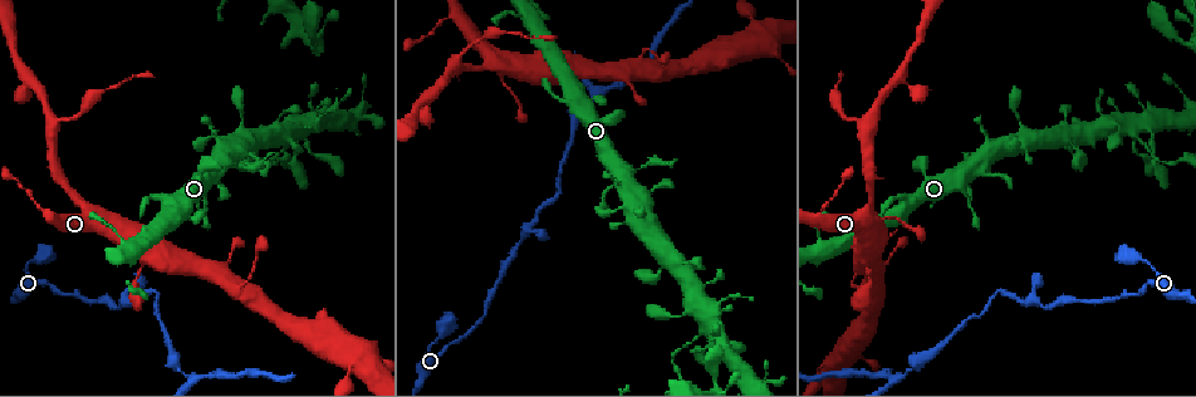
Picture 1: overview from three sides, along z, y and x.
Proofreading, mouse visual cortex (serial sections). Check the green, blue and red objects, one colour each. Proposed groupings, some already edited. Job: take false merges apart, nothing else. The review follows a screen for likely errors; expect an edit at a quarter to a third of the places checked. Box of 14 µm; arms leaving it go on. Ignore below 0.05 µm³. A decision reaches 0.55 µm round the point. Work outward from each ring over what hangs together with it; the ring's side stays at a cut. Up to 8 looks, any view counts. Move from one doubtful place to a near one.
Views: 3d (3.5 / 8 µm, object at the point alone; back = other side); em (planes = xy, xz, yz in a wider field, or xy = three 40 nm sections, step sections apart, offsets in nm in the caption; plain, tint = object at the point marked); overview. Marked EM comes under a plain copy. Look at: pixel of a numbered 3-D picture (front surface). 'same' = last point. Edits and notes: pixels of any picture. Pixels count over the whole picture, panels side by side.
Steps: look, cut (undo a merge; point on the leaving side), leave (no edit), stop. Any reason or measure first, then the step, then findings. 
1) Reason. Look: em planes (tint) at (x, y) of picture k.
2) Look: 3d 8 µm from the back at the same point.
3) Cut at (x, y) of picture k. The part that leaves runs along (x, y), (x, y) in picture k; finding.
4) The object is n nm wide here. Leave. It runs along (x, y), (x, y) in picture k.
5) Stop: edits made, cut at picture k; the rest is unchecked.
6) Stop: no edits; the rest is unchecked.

Abrupt turn. Look: 3d 3.5 µm at (554, 197) of picture 1.

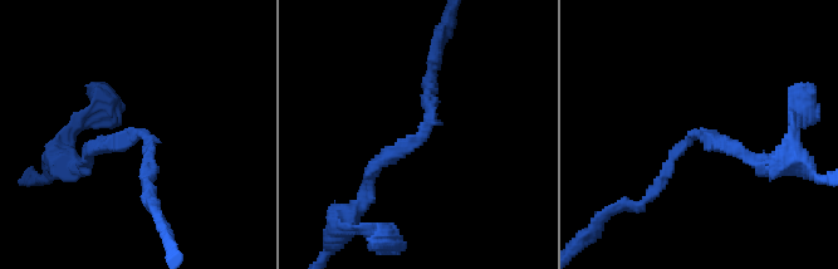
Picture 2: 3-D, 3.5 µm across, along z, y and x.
The arms are 150, 200 nm wide; now the EM. Look: em xy step 3 (tint) at (698, 131) of picture 2.

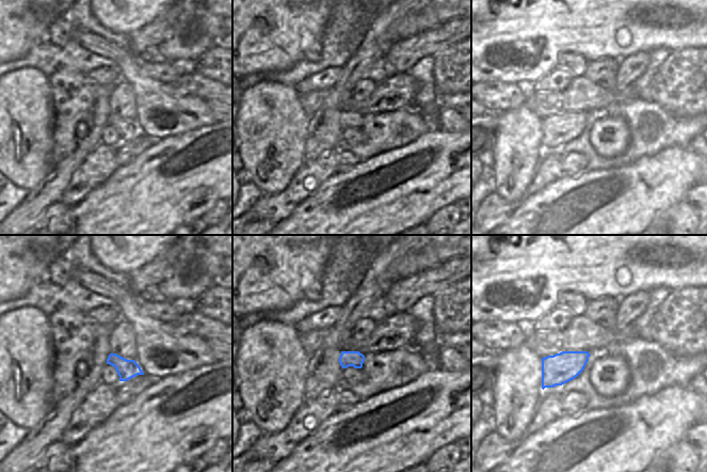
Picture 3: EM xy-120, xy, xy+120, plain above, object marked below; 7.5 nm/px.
Leave. It runs along (368, 182), (430, 123), (430, 79) in picture 2; all the same cell.

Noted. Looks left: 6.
Sudden change in width. Look: 3d 3.5 µm at (691, 343) of picture 1.

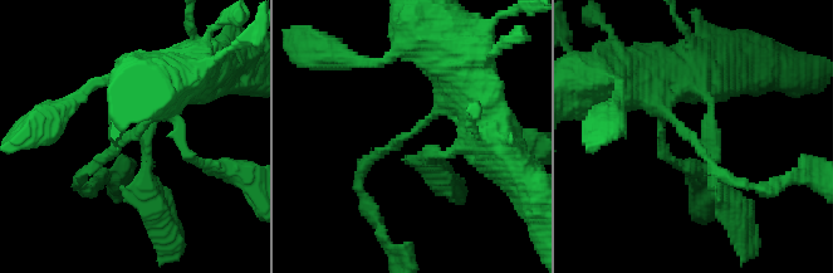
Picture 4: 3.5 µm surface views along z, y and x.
The arms are 150, 300 nm wide; shape alone is not enough. Look: em planes (tint) at (415, 130) of picture 4.

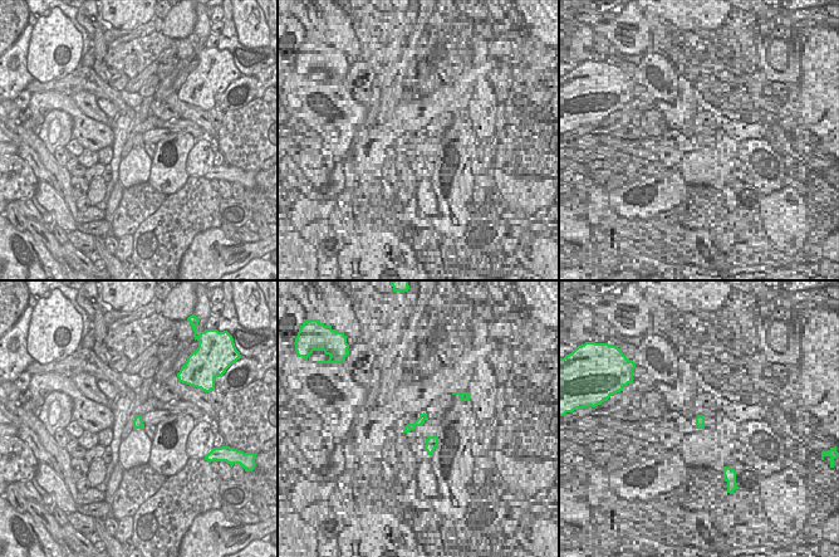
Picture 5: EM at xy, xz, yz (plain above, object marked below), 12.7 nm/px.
The object is 130 nm wide here. Leave. It runs along (454, 76), (446, 105), (361, 175) in picture 4; all the same cell.

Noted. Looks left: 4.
A fork. Look: 3d 3.5 µm at (50, 130) of picture 1.

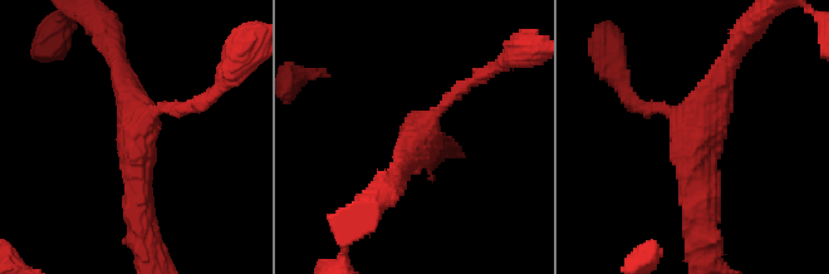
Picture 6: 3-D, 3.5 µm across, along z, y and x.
Look: em xy step 1 (tint) at (695, 133) of picture 6.

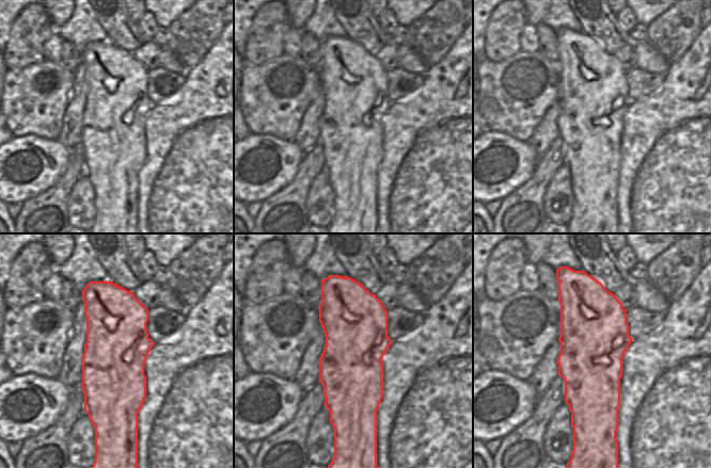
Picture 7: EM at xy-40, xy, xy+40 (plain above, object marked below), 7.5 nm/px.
The arms are 150, 300, 400 nm wide. Cut at (628, 103) of picture 6. The part that leaves runs along (661, 108), (638, 108), (609, 45) in picture 6; two cells meet here.

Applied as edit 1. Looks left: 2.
Stop: edits made, cut at picture 6; the rest is unchecked.

